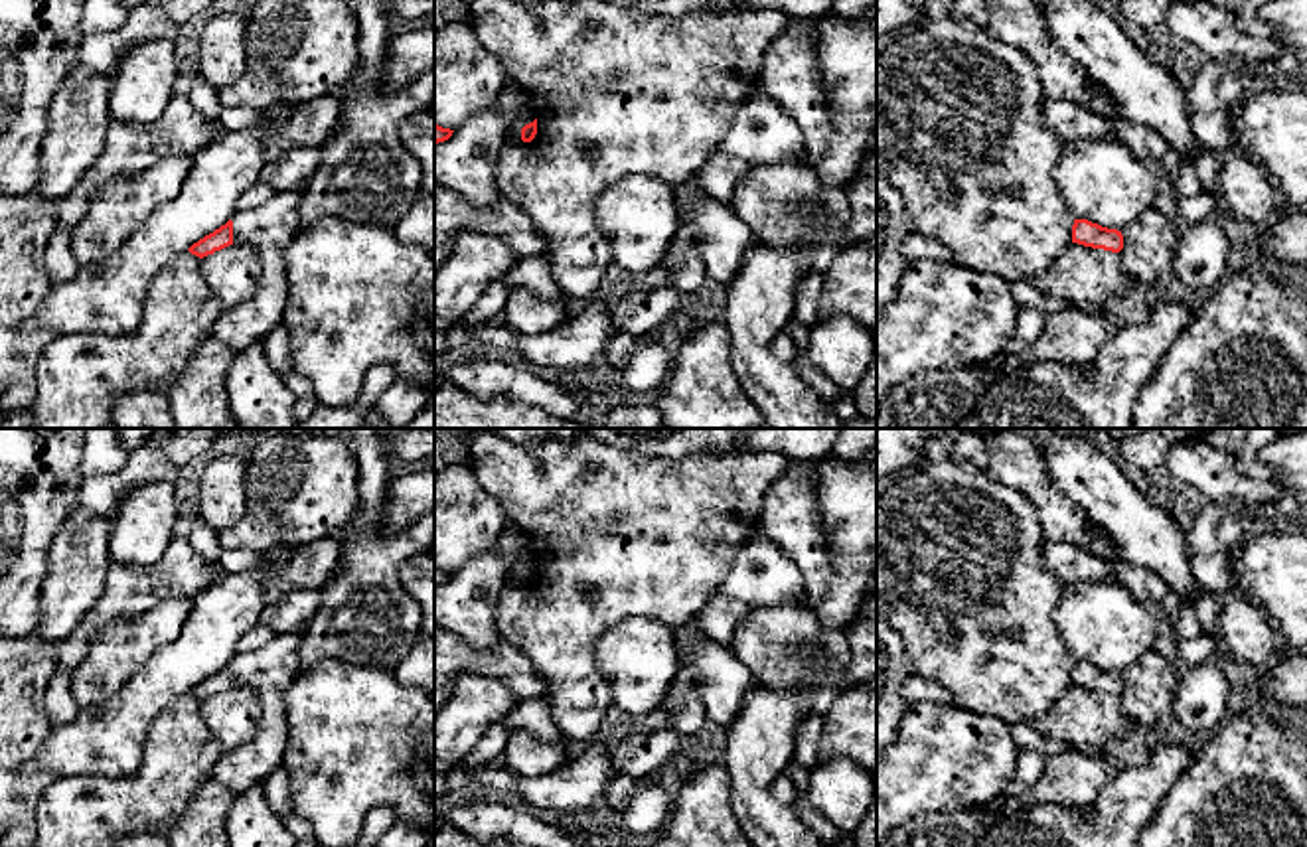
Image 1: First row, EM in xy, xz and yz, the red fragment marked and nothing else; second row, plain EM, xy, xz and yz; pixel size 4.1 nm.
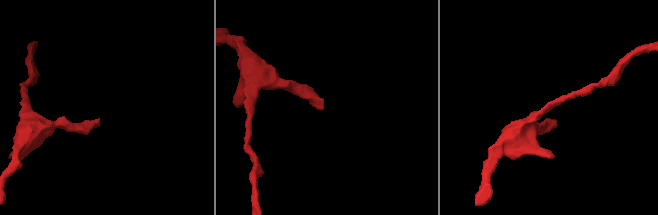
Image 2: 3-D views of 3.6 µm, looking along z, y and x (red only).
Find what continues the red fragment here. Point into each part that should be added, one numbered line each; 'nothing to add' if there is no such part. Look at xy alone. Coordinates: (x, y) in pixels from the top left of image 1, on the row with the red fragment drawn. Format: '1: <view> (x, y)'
1: xy (269, 228)

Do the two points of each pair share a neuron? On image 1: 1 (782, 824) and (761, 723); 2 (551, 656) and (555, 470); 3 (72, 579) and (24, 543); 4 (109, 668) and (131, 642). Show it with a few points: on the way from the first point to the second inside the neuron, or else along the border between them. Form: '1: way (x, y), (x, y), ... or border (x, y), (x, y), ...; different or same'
1: way (757, 798), (757, 749); same
2: way (565, 611), (571, 583), (583, 571), (579, 516); same
3: border (66, 518), (48, 549), (48, 573), (38, 605); different
4: way (111, 662), (125, 648); same

